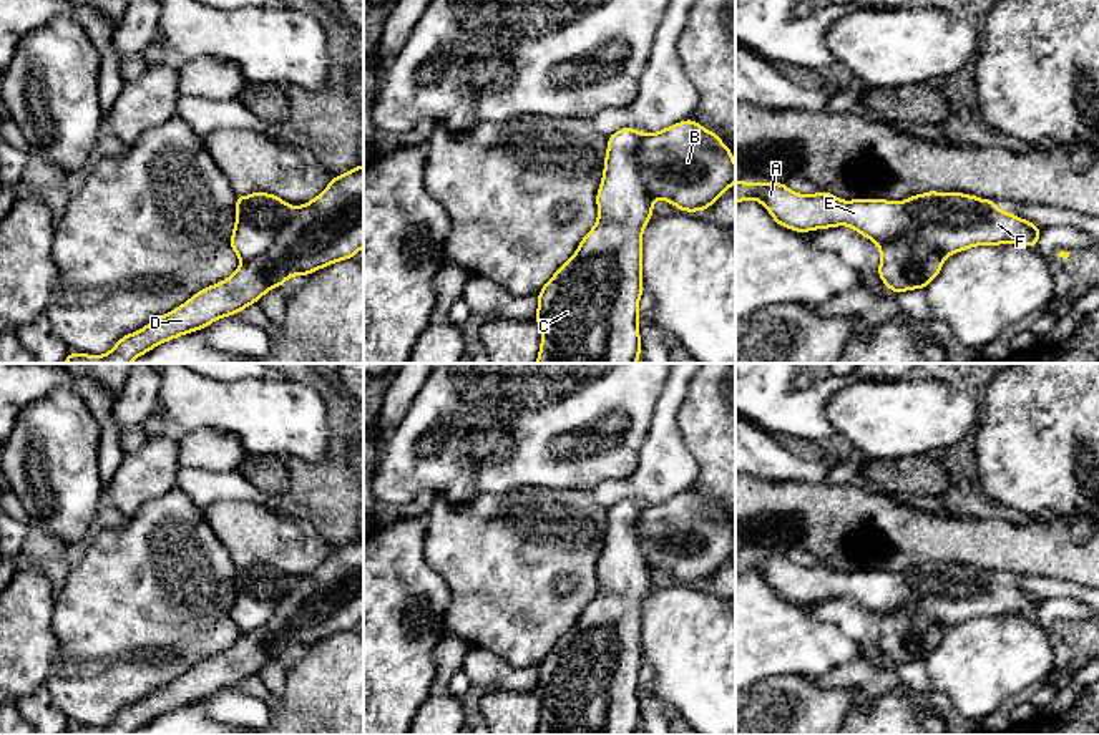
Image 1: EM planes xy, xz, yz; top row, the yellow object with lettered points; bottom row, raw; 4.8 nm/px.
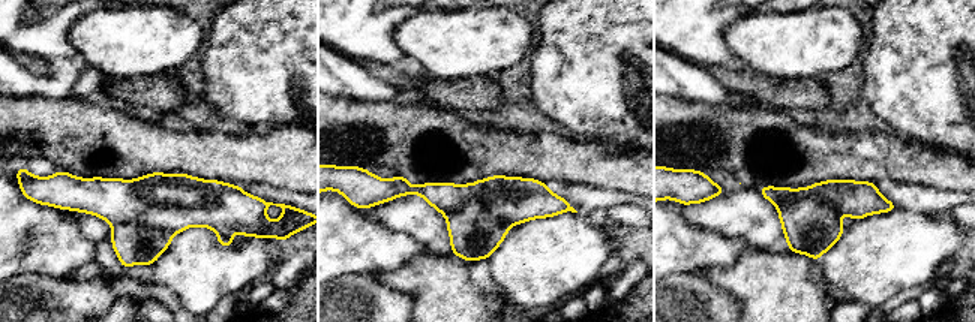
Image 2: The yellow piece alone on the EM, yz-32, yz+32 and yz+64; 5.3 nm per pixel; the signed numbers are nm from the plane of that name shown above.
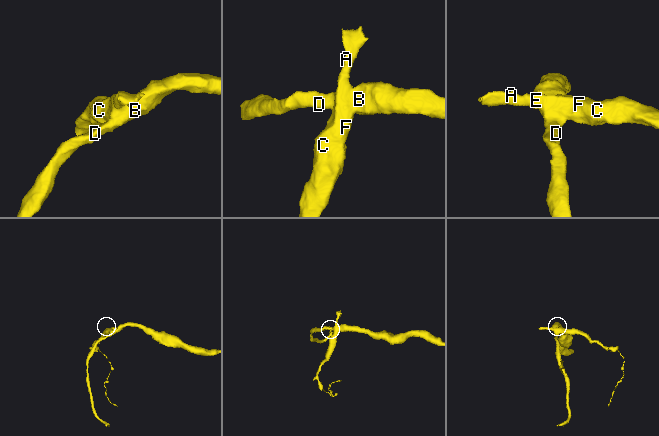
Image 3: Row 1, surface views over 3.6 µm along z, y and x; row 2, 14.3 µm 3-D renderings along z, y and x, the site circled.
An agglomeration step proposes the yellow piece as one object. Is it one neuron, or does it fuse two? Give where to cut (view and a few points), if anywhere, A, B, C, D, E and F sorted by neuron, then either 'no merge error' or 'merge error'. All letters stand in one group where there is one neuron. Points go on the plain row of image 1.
yz (880, 616), (910, 603), (920, 614), (947, 627) | A C E F / B D | merge error

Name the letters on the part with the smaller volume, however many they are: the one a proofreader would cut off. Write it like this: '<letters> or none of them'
A, C, E, F

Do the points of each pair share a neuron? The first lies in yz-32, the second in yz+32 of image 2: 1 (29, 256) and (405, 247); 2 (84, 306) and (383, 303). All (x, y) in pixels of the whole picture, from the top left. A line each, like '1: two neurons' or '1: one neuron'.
1: one neuron
2: one neuron

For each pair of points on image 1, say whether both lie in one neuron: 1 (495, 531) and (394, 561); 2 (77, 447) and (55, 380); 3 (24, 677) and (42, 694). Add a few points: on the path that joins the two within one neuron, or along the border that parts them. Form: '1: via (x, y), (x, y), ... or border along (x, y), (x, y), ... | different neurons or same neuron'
1: border along (424, 523), (424, 558), (447, 584) | different neurons
2: border along (73, 385), (53, 389), (24, 408) | different neurons
3: border along (43, 684), (17, 700) | different neurons

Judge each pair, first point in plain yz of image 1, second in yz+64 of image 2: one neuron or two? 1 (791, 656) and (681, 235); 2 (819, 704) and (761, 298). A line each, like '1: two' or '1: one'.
1: one
2: two

